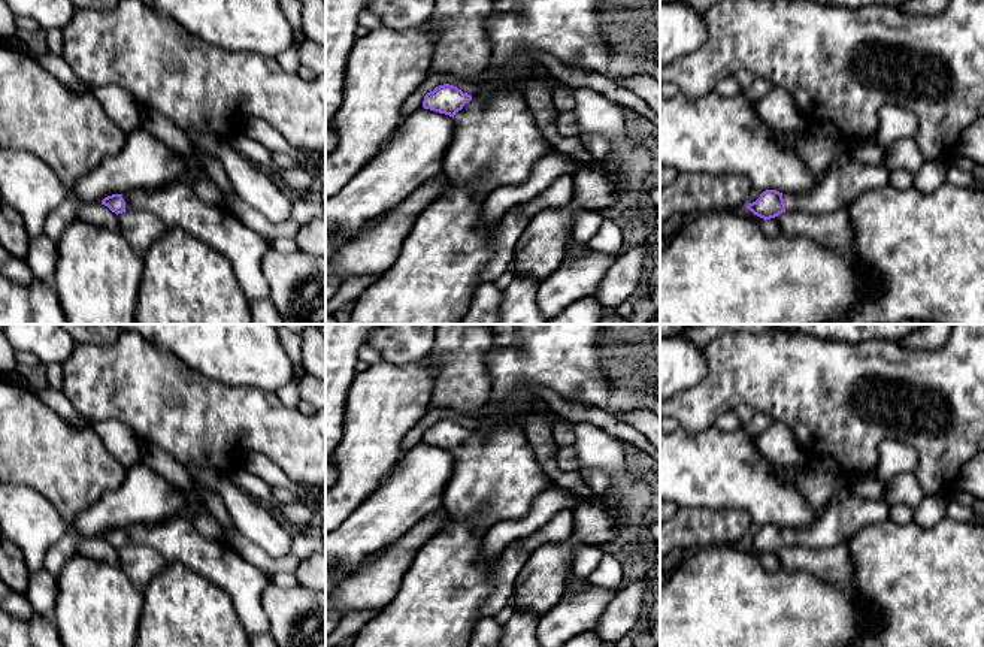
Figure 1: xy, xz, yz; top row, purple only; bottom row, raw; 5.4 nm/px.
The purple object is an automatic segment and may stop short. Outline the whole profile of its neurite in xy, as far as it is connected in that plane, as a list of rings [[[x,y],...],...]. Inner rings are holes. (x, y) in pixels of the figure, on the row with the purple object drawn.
[[[179,179],[157,190],[128,190],[102,200],[112,212],[154,214],[167,229],[182,229],[190,236],[221,253],[233,266],[236,279],[249,302],[270,294],[261,260],[272,247],[245,226],[227,206],[203,203],[193,187]]]

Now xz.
[[[443,84],[424,96],[423,108],[454,120],[455,133],[445,152],[442,172],[451,187],[470,188],[476,199],[487,197],[493,190],[505,185],[524,184],[533,166],[552,152],[520,85],[470,96],[454,85]]]

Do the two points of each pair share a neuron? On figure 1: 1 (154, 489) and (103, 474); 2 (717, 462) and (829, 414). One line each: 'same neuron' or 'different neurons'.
1: different neurons
2: different neurons

